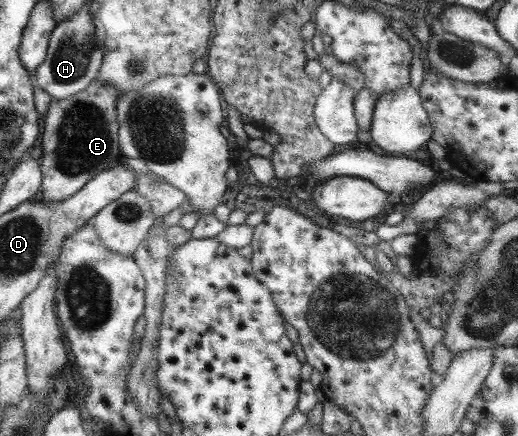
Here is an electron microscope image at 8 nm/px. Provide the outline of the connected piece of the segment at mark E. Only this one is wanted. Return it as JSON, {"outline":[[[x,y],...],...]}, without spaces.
{"outline":[[[94,78],[79,94],[67,99],[50,99],[43,117],[41,135],[41,191],[43,202],[61,201],[75,194],[95,174],[121,163],[118,125],[115,119],[117,91],[103,88]]]}

